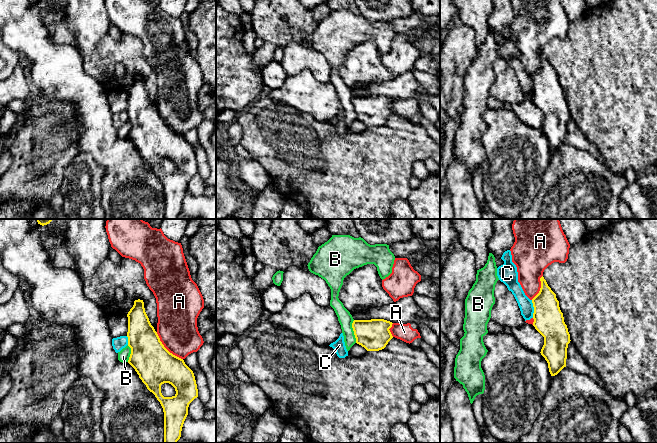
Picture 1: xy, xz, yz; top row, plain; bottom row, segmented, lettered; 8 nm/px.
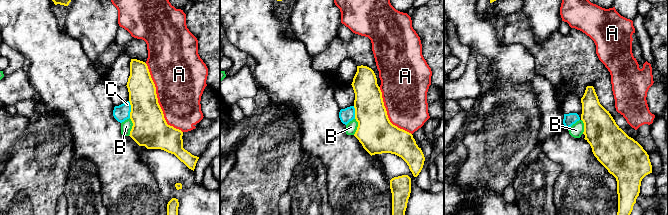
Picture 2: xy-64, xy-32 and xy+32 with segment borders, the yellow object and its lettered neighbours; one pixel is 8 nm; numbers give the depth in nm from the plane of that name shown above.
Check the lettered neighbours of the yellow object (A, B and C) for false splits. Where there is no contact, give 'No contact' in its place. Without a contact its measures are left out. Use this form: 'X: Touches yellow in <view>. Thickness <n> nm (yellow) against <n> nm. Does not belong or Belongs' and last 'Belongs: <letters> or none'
A: Touches yellow in xy. Thickness 320 nm (yellow) against 320 nm. Does not belong
B: Touches yellow in xz. Thickness 240 nm (yellow) against 120 nm. Does not belong
C: Touches yellow in yz. Thickness 240 nm (yellow) against 110 nm. Does not belong
Belongs: none

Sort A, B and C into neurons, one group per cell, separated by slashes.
A / B / C

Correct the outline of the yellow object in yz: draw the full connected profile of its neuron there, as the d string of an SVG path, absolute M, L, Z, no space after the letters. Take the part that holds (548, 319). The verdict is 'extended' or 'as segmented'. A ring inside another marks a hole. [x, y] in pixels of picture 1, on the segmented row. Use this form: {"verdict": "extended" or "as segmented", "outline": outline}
{"verdict": "as segmented", "outline": "M543 276L540 281L540 291L532 299L533 326L544 337L540 353L548 363L551 376L555 376L566 367L567 348L571 340L556 294Z"}

